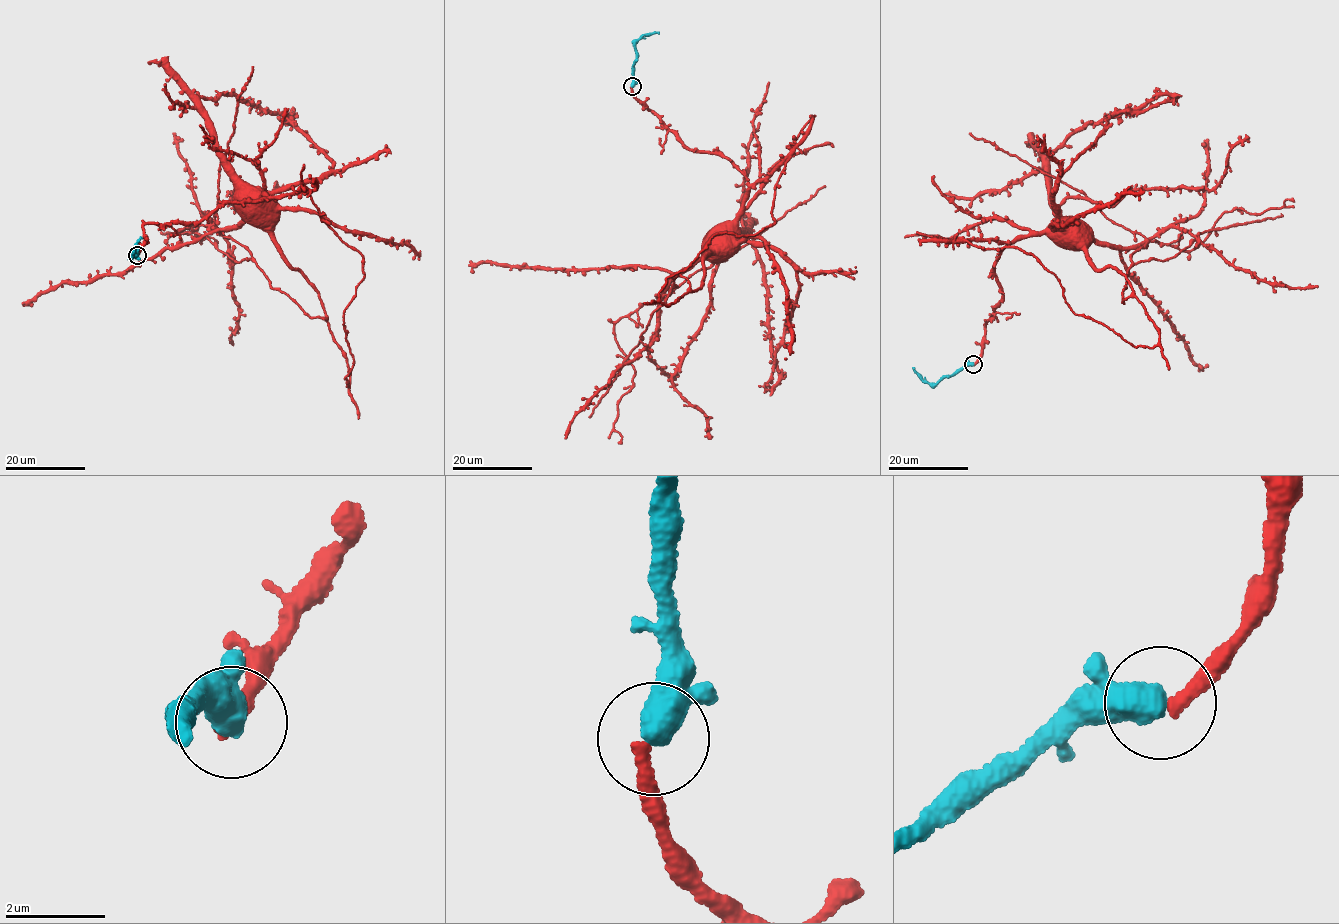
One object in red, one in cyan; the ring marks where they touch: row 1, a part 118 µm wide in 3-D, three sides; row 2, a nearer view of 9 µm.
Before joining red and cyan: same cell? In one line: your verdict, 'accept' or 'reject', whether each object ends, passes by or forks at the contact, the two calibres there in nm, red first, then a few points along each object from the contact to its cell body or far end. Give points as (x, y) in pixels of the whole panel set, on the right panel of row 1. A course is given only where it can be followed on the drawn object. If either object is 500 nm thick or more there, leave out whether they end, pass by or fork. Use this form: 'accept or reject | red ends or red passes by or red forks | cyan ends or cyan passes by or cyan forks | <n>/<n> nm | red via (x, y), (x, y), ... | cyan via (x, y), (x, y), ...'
accept | 320/600 nm | red via (973, 364), (981, 353), (986, 324), (1000, 305), (1002, 294), (992, 271), (1001, 250), (1060, 222), (1065, 226) | cyan via (973, 363), (934, 383), (922, 380), (913, 367)

